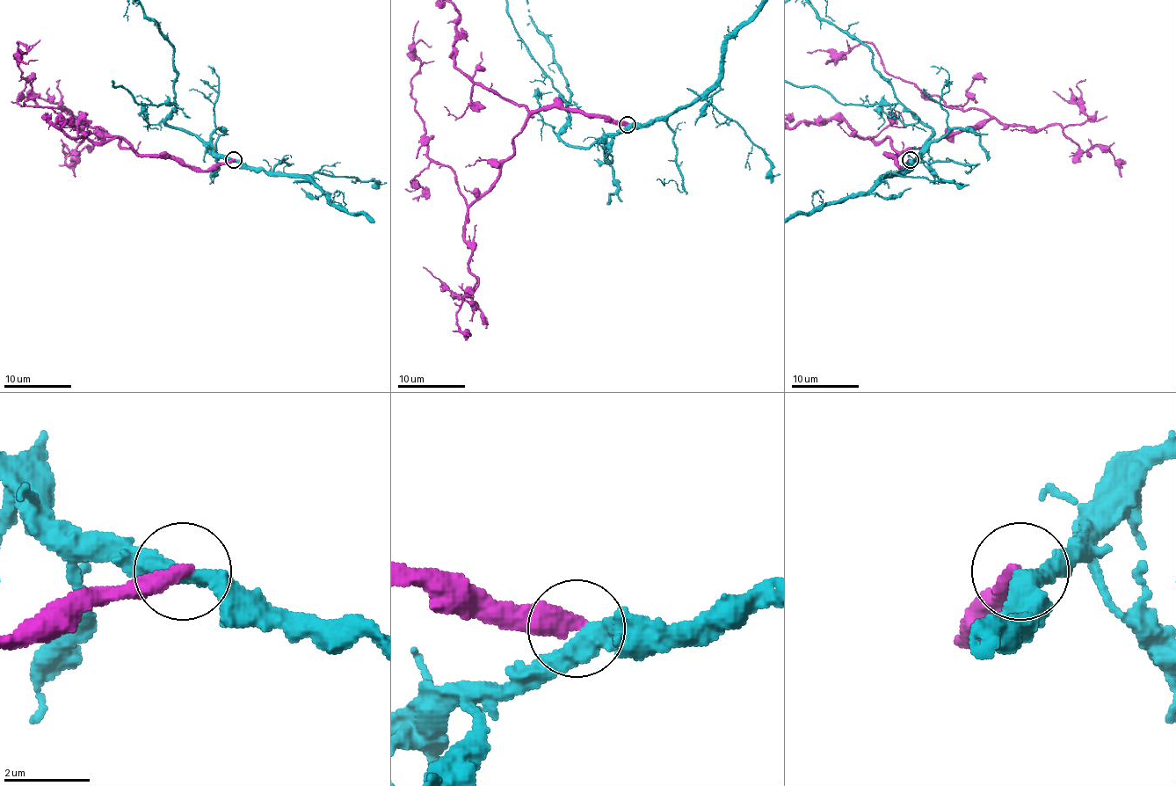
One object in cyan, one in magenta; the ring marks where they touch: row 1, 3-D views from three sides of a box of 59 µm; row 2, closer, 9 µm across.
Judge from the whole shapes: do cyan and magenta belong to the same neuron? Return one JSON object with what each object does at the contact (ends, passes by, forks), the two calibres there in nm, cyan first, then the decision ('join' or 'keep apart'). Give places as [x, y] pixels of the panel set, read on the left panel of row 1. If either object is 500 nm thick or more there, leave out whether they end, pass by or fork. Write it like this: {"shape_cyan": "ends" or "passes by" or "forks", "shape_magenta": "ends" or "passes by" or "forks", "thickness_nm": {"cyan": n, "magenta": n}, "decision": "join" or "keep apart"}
{"shape_cyan": "passes by", "shape_magenta": "ends", "thickness_nm": {"cyan": 400, "magenta": 480}, "decision": "keep apart"}

